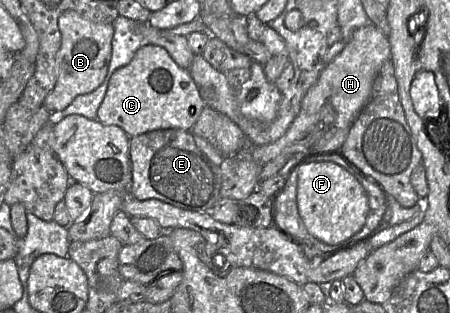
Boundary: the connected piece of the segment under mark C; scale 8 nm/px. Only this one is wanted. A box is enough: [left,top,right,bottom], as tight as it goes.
[97,45,206,137]

